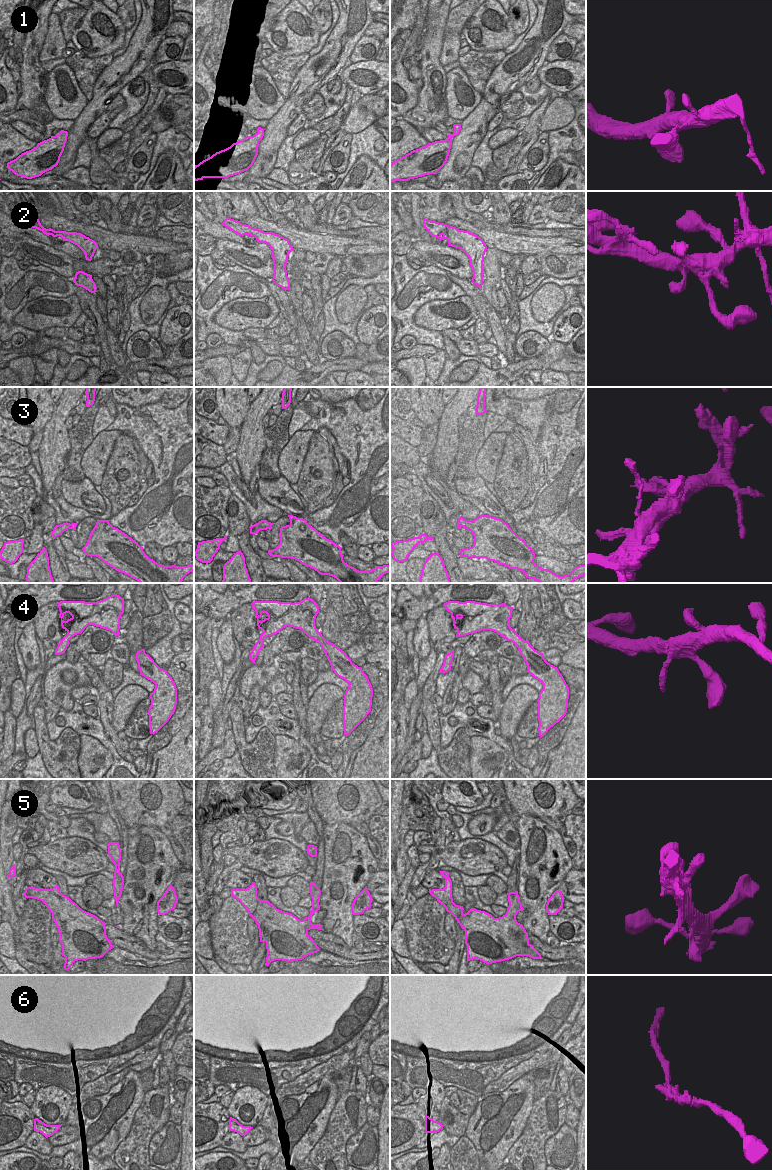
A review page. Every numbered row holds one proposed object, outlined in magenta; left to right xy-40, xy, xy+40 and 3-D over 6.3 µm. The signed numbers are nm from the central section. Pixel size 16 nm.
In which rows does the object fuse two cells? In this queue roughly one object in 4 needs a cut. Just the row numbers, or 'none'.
none

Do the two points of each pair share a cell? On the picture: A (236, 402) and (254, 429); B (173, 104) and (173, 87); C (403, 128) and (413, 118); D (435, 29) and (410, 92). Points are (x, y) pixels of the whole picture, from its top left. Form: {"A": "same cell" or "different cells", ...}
{"A": "different cells", "B": "different cells", "C": "different cells", "D": "different cells"}

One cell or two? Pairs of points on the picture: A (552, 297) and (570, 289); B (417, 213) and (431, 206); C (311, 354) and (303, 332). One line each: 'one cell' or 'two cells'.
A: two cells
B: two cells
C: one cell

